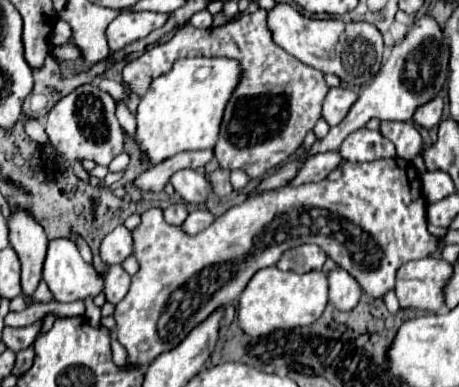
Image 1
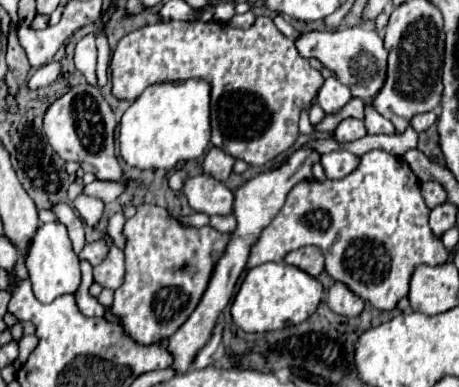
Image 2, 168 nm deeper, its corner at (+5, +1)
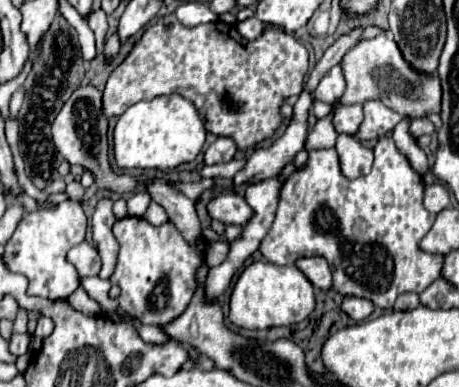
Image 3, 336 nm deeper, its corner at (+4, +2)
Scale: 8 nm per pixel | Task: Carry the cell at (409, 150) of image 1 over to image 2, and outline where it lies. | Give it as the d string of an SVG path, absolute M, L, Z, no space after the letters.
M366 107L364 123L366 123L368 133L384 133L384 135L394 135L396 133L394 125L386 117L382 117L378 111L374 111L372 107Z

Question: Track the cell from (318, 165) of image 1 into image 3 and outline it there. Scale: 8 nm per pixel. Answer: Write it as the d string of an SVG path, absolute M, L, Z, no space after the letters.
M339 134L337 136L337 152L341 160L341 172L347 178L357 178L363 174L369 174L369 168L373 166L373 150L361 146L361 142L351 134Z

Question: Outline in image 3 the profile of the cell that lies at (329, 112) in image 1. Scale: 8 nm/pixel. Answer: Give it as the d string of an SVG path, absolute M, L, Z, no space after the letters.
M333 66L319 82L317 90L315 90L315 100L327 102L327 104L335 104L345 92L345 78L341 72L341 66Z

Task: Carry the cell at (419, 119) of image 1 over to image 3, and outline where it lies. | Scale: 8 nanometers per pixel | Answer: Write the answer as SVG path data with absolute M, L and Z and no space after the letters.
M417 118L409 122L409 134L413 138L419 138L423 134L433 134L433 122L429 118Z

